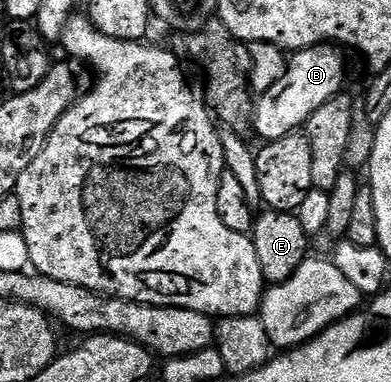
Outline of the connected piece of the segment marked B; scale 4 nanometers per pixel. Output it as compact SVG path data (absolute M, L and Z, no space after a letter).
M320 45L309 47L306 51L296 51L290 56L285 77L281 77L273 89L255 99L253 131L260 135L260 140L280 139L300 130L307 119L313 117L321 105L325 105L325 101L344 90L343 59L338 53L334 46Z

